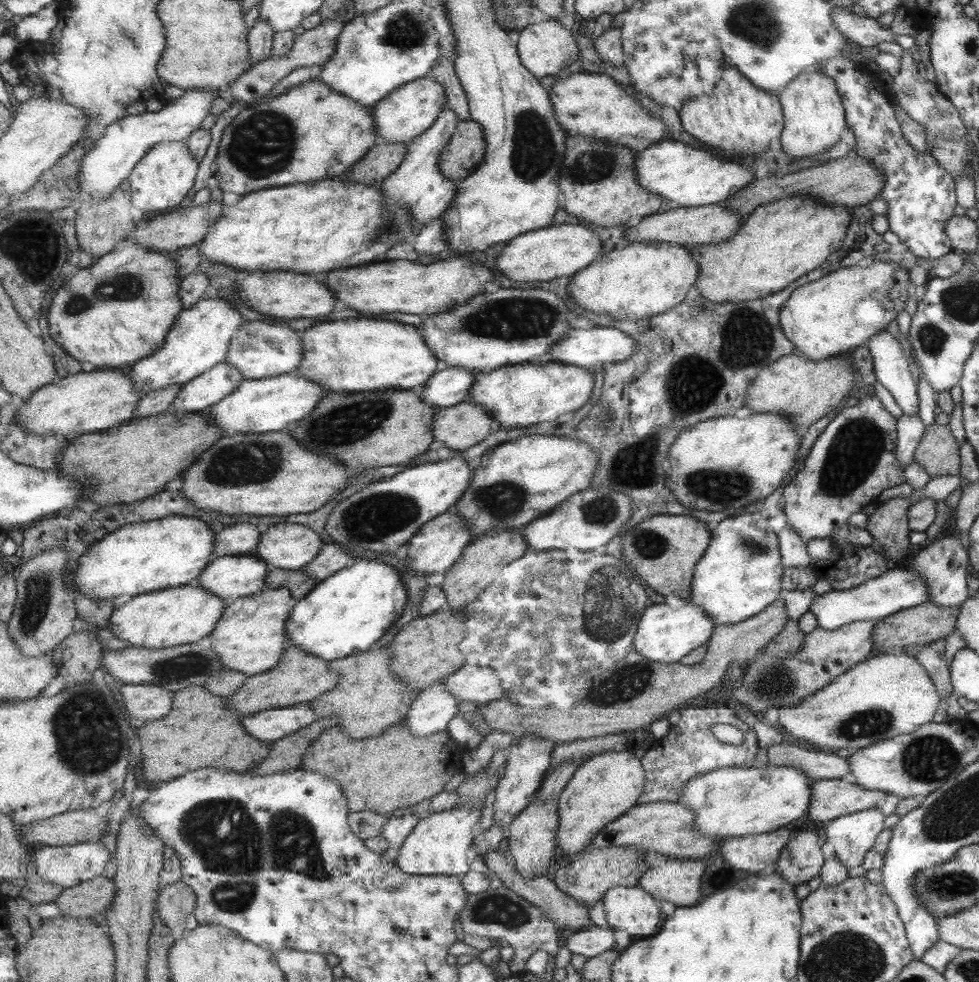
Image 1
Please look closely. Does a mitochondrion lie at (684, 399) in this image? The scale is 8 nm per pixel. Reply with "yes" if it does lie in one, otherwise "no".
yes

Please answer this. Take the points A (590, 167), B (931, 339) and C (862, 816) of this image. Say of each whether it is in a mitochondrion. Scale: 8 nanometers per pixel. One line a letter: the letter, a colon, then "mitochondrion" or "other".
A: mitochondrion
B: mitochondrion
C: other

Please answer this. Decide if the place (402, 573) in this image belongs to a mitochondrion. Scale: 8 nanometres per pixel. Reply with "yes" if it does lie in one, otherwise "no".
no

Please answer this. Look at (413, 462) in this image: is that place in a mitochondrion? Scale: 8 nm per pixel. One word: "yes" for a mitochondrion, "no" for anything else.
no

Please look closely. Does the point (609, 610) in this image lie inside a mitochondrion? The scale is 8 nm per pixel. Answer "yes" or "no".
yes

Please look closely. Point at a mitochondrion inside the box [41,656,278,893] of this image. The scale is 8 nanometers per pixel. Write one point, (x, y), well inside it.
(85, 715)

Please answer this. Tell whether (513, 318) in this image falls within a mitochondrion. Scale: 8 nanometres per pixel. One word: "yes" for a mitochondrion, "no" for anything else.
yes

